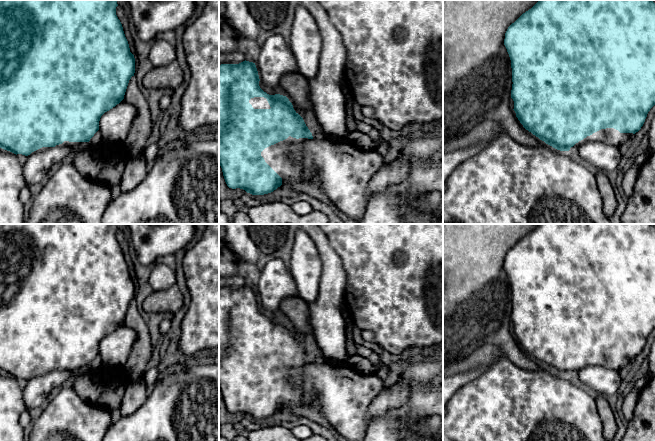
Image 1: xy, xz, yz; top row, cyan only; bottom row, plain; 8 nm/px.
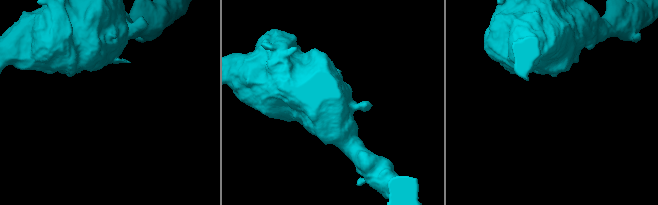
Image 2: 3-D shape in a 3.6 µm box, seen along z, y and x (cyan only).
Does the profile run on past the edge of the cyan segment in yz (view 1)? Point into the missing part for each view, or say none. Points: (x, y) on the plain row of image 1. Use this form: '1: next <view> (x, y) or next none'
1: next none

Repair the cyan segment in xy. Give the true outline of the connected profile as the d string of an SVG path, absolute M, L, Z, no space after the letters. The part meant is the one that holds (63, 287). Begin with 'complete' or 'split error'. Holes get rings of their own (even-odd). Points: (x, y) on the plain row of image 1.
complete | M0 224L0 372L14 378L30 379L42 371L55 371L64 365L89 366L99 354L101 340L119 328L123 323L129 304L135 297L135 282L130 276L128 265L125 261L122 248L116 239L116 224Z

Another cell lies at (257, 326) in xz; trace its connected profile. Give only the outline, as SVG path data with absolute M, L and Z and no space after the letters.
M254 321L249 324L254 333L270 333L270 329L264 321Z

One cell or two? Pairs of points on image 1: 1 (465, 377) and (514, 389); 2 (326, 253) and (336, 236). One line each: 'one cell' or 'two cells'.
1: two cells
2: two cells

